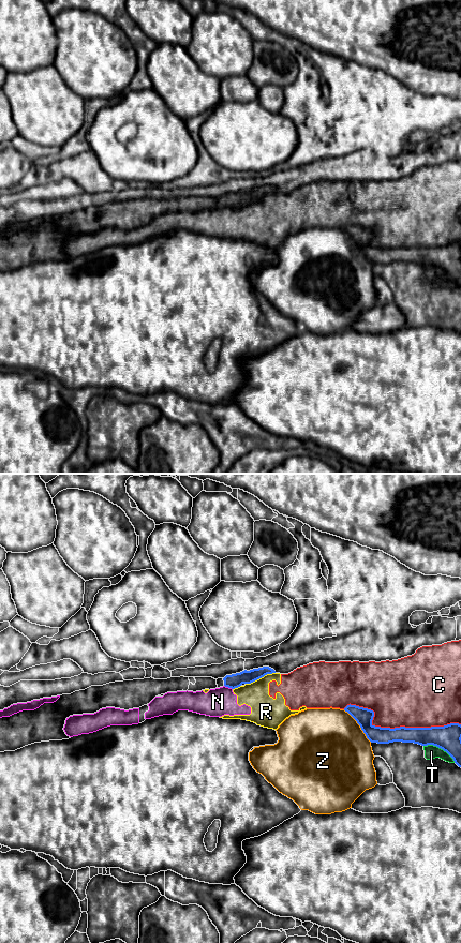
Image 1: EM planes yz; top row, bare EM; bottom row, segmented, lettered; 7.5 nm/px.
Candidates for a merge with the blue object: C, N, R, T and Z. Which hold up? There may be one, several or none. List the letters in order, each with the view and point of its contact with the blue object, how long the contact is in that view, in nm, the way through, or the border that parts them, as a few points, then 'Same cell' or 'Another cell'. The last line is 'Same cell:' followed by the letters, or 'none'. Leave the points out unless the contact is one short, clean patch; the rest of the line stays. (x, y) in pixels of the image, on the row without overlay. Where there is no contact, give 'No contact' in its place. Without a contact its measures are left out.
C: Touches blue at yz (396, 248). Shared border 900 nm. Another cell
N: Touches blue at yz (228, 207). Shared border 70 nm. Boundary: yz (224, 205), (232, 209). Another cell
R: Touches blue at yz (259, 197). Shared border 240 nm. Another cell
T: Touches blue at yz (440, 267). Shared border 280 nm. Another cell
Z: Touches blue at yz (359, 244). Shared border 320 nm. Another cell
Same cell: none

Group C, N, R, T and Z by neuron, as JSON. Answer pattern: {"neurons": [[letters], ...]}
{"neurons": [["C", "N", "R"], ["T"], ["Z"]]}

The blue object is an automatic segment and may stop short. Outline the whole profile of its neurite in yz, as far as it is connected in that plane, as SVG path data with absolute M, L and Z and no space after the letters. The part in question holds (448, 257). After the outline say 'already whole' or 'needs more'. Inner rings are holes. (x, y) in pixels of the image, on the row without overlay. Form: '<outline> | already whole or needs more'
M350 224L344 230L357 241L371 263L402 261L421 266L433 265L446 271L461 287L461 244L459 243L431 248L381 248L372 244L374 231L371 229Z | already whole

